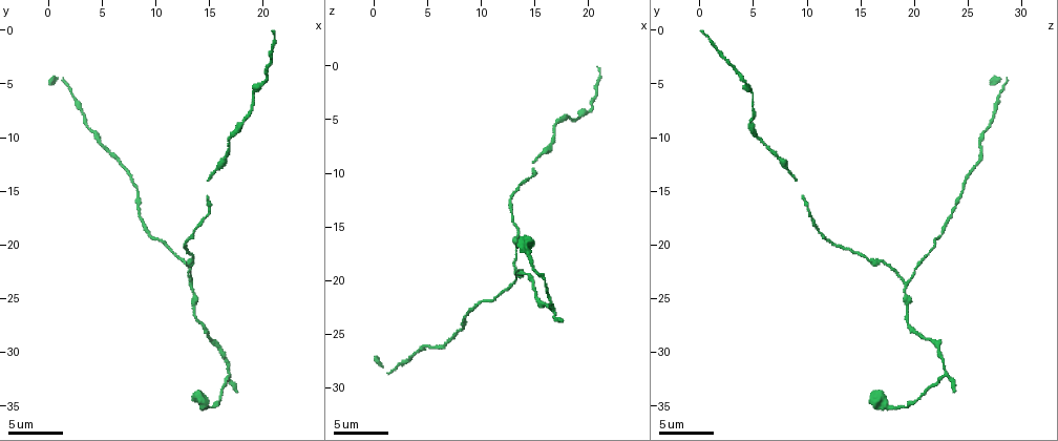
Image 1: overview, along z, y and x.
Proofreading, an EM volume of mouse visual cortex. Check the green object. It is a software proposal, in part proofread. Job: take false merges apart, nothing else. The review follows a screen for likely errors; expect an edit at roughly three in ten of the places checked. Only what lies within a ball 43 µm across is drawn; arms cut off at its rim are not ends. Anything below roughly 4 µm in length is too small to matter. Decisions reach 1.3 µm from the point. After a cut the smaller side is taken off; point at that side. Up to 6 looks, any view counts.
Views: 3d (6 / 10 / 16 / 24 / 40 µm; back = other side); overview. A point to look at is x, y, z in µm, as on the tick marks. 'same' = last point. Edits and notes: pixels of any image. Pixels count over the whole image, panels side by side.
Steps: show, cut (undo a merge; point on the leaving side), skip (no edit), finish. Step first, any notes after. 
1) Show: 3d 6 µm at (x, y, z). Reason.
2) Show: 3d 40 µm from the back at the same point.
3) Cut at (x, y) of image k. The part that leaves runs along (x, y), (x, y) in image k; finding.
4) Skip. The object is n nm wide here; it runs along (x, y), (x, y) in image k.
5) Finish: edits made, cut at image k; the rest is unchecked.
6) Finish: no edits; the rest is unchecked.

Show: 3d 6 µm at (20.2, 4.4, 3.8). Thick turns thin.

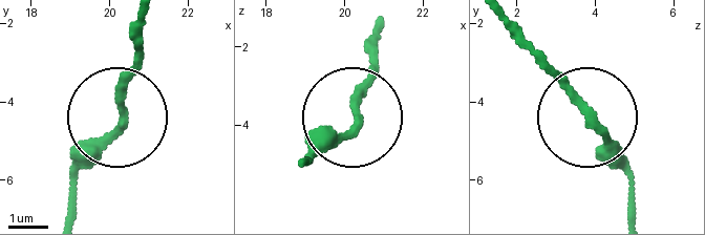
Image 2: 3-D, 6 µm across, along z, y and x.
Skip. It runs along (69, 210), (77, 170), (120, 120), (133, 34) in image 2; one neuron here.

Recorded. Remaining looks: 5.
Show: 3d 6 µm at (5.2, 11.0, 26.4). A narrow waist.

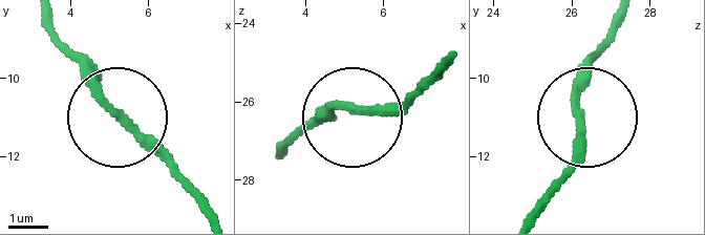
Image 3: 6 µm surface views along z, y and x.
Skip. It runs along (216, 213), (52, 45) in image 3; continuous, no second neuron.

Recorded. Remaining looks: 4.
Show: 3d 6 µm at (13.4, 23.6, 19.4). Three-way junction.

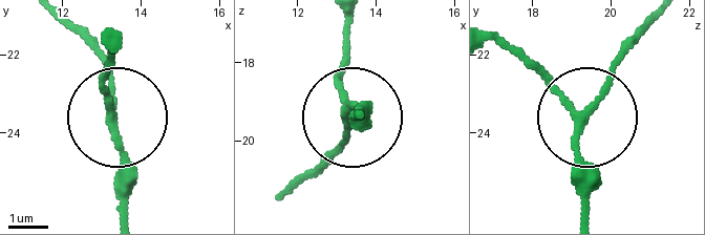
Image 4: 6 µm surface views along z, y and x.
Show: 3d 6 µm from the back at (13.25, 23.60, 19.25).

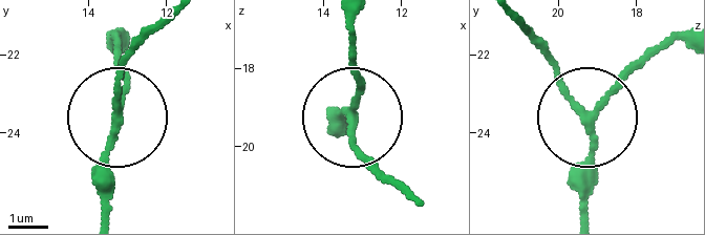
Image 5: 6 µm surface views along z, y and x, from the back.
Skip. The object is 160 nm wide here; it runs along (679, 40), (649, 50), (593, 120), (589, 217) in image 5; all the same neuron.

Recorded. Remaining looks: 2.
Finish: no edits; the rest is unchecked.

